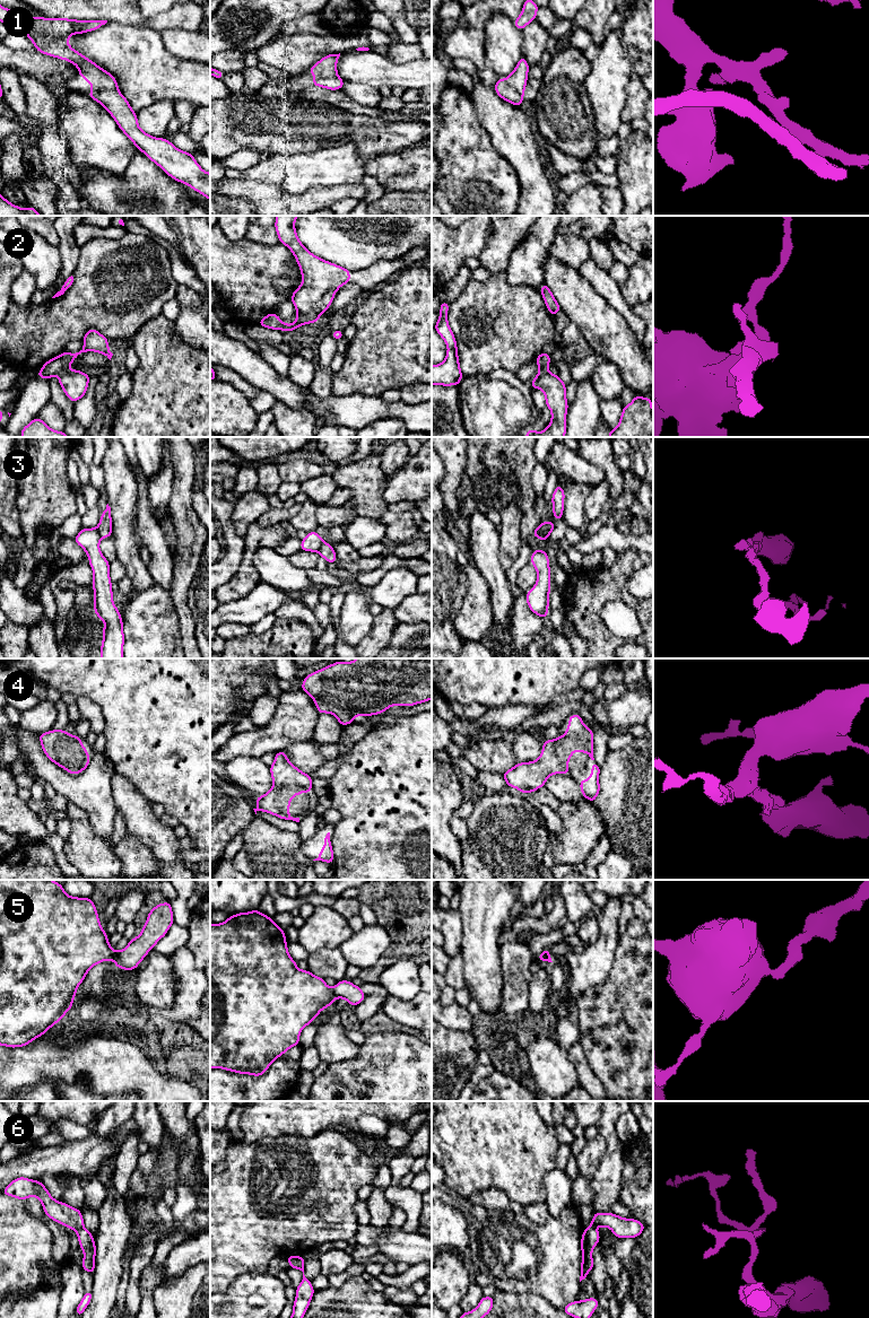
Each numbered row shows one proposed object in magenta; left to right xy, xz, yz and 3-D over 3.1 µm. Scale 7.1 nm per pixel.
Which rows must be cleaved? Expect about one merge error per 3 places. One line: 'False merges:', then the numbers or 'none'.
False merges: 2, 3, 5, 6

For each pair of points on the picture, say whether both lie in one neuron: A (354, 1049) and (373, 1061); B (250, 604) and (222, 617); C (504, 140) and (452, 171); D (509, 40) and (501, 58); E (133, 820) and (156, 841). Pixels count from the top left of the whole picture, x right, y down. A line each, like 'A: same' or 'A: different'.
A: different
B: same
C: different
D: same
E: same

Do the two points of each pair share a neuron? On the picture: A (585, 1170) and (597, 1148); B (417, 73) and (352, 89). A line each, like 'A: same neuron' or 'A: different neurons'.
A: same neuron
B: different neurons

